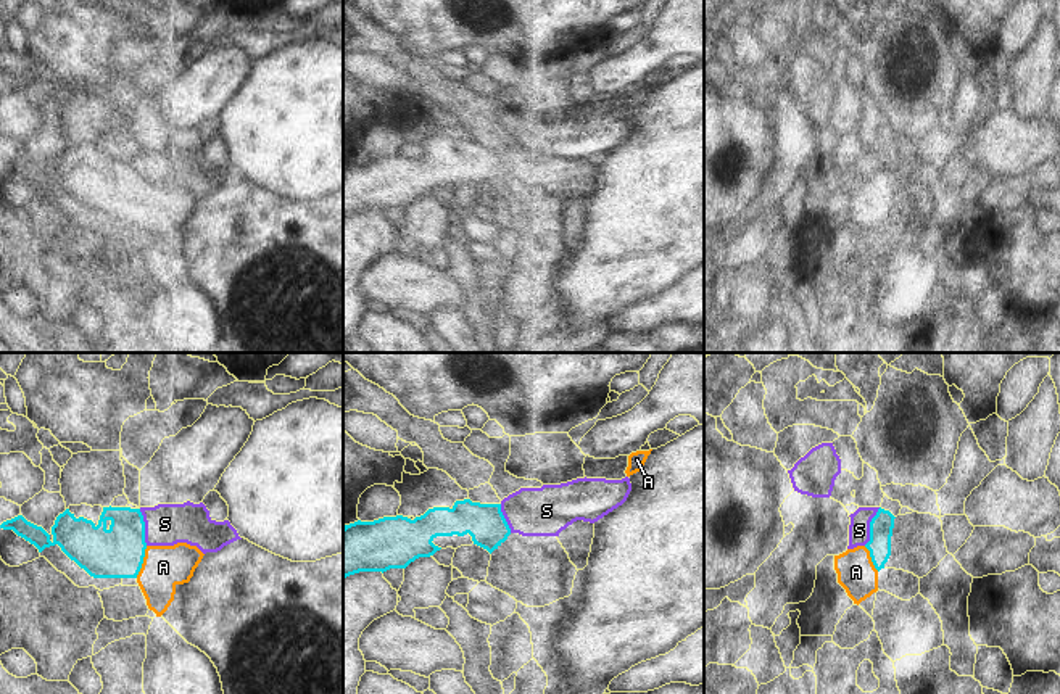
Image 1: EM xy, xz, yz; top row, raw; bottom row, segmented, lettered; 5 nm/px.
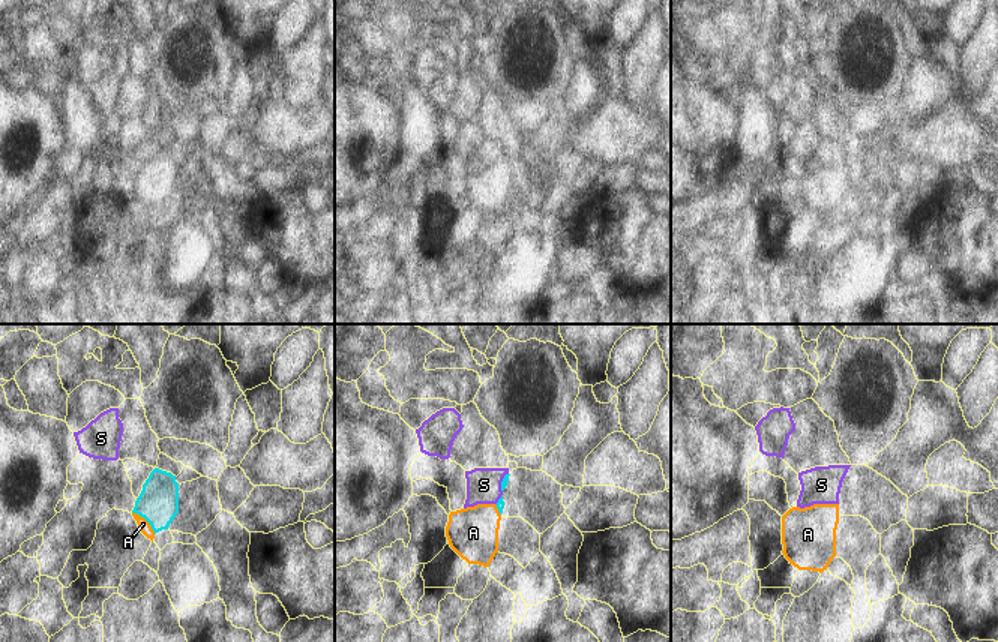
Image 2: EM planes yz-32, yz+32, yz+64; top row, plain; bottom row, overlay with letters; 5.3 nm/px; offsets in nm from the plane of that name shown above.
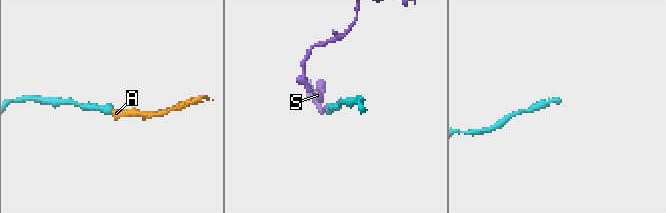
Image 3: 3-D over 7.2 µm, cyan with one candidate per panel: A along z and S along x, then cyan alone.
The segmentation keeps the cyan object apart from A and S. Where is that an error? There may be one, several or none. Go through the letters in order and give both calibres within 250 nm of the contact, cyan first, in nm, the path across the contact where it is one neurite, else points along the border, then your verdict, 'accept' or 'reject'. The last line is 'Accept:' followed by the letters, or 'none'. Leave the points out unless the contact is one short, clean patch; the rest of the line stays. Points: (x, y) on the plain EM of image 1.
A: 260/220 nm | across xy (118, 192), (142, 202), (163, 206) | accept
S: 120/110 nm | along yz (880, 147), (870, 161), (870, 177), (864, 184) | reject
Accept: A

